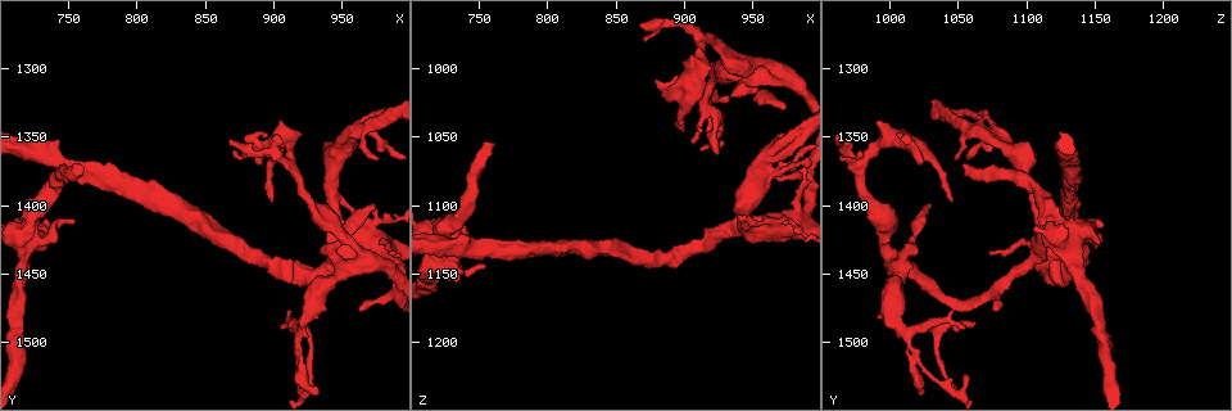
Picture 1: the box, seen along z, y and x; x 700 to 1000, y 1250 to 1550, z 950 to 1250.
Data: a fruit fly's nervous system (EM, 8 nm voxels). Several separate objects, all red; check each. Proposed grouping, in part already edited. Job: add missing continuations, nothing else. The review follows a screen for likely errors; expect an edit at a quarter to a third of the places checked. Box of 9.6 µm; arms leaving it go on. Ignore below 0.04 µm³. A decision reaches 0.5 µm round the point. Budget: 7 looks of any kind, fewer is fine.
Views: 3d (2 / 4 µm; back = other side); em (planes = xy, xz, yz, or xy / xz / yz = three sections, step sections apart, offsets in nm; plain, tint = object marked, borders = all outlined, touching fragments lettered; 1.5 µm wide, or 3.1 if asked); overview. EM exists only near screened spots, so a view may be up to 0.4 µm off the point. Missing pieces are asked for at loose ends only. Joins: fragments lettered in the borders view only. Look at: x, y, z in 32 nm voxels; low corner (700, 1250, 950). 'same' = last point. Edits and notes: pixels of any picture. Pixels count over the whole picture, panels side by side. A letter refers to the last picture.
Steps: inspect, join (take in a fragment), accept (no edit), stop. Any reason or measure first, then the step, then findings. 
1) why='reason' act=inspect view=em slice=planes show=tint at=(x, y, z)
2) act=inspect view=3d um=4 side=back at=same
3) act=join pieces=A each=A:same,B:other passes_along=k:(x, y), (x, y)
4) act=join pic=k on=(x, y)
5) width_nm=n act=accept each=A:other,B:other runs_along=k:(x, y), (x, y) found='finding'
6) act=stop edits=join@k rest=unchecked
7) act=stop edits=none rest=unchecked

why='free end' act=inspect view=em slice=planes show=borders at=(756, 1414, 1146)

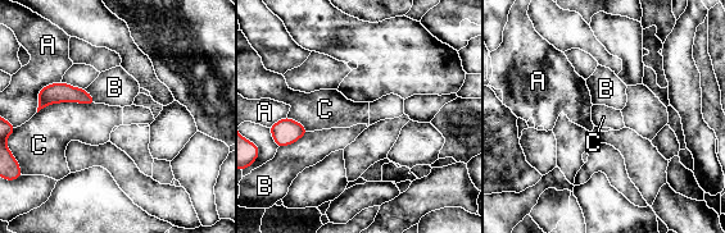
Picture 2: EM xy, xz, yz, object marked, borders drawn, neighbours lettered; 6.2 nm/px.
act=accept each=A:other,B:other,C:other border=2:(94, 103), (51, 103), (37, 113) found='none of them fits'

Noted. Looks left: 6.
why='branch stops here' act=inspect view=em slice=yz step=8 show=borders at=(760, 1374, 1058)

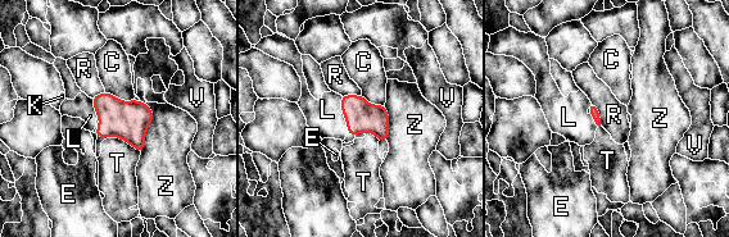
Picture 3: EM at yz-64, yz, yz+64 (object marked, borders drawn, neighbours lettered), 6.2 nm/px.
act=join pieces=L each=C:other,E:other,K:other,L:same,R:other,T:other,V:other,Z:other passes_along=3:(128, 121), (94, 106), (81, 106) found='it goes on there'

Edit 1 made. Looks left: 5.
why='branch stops here' act=inspect view=3d um=2 at=(976, 1368, 1048)

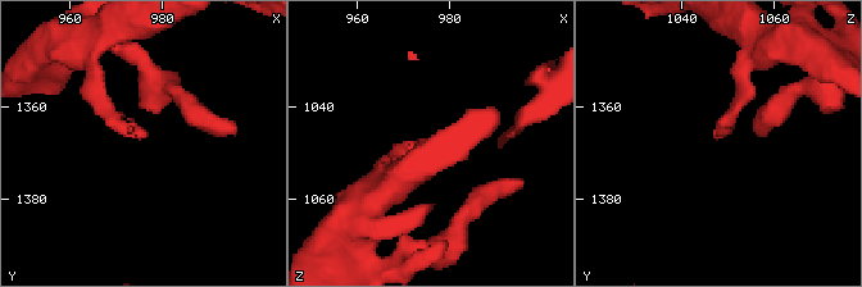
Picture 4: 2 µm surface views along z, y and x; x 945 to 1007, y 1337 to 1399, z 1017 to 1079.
why='need the tissue' act=inspect view=em slice=planes show=borders at=(976, 1366, 1049)

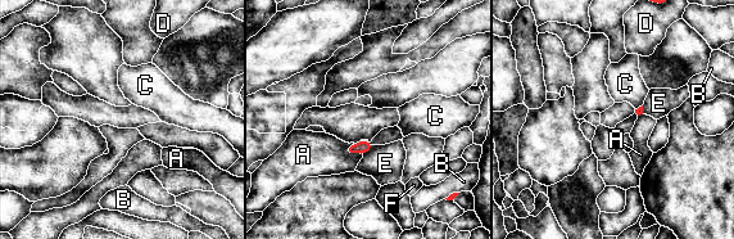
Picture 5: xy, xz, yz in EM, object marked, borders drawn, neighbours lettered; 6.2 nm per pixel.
act=accept each=A:other,B:other,C:other,D:other,E:other,F:other found='no lettered fragment goes on from it'

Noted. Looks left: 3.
act=stop edits=join@3 rest=unchecked

